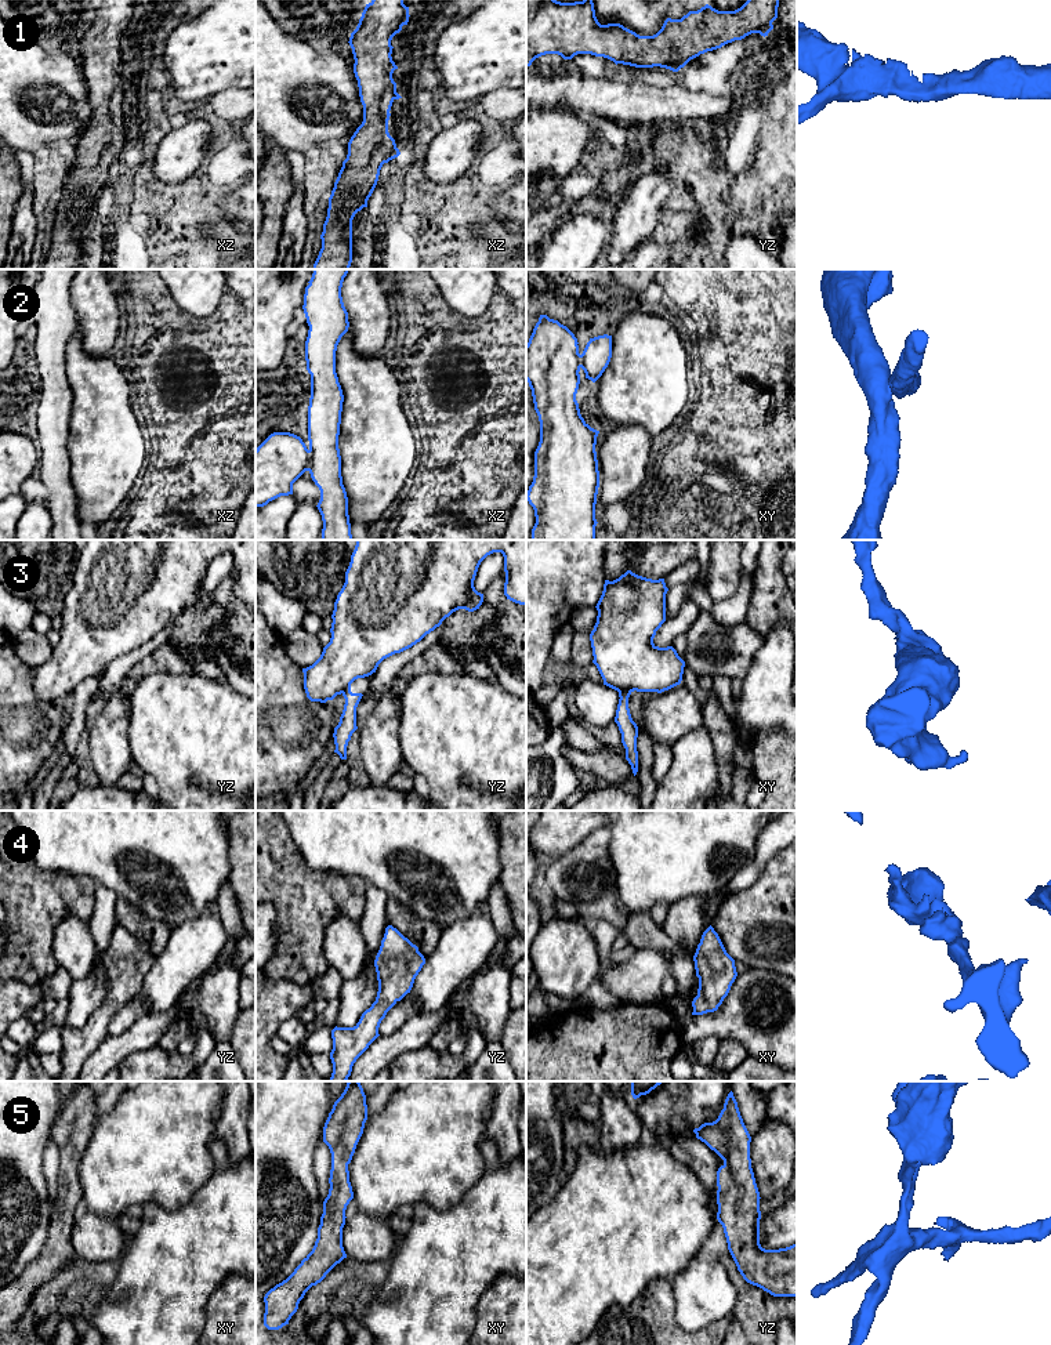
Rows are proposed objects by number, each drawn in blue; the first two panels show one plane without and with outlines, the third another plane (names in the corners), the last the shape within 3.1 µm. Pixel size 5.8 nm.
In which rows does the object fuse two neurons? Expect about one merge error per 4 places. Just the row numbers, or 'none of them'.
2, 3

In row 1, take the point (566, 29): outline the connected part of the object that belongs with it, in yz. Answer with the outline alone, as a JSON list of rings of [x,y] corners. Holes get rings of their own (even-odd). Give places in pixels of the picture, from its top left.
[[[526,0],[526,66],[546,54],[558,54],[572,59],[577,54],[591,54],[613,61],[616,65],[635,68],[660,66],[678,72],[691,59],[721,48],[751,33],[768,36],[778,18],[779,0],[747,0],[735,11],[718,11],[706,4],[689,11],[681,19],[667,18],[653,36],[639,36],[620,23],[601,25],[595,17],[592,0],[561,3],[557,0]]]

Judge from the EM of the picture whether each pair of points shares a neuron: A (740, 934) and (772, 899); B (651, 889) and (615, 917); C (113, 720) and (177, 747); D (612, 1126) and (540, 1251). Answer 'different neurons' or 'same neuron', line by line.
A: same neuron
B: different neurons
C: different neurons
D: different neurons

